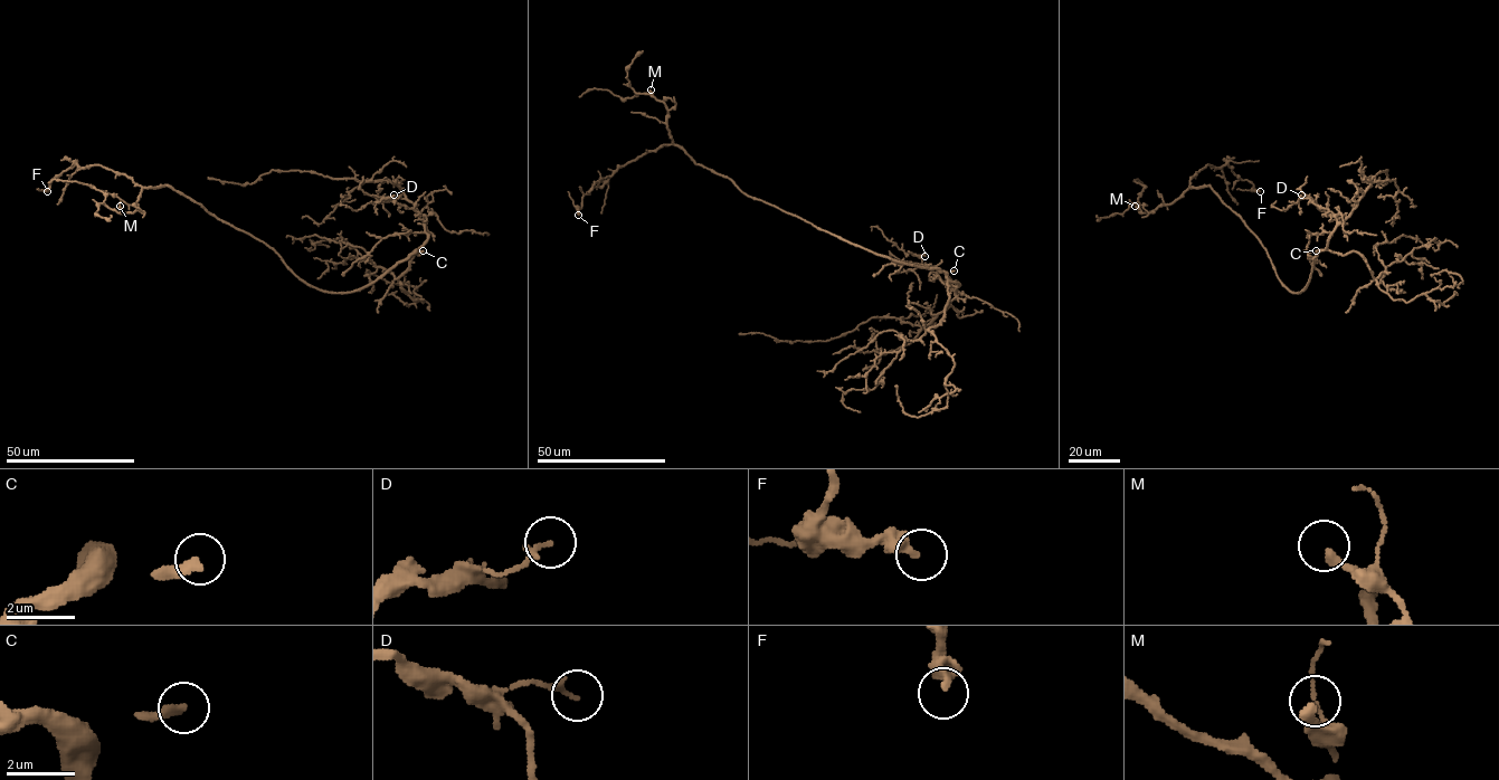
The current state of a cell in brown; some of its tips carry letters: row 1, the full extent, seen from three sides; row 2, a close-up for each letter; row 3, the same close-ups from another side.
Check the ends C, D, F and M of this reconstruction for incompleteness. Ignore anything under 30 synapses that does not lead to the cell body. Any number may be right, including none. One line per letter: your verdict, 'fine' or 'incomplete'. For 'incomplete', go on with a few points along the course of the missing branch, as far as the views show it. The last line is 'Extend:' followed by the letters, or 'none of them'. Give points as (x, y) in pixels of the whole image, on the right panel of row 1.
C: incomplete; missing branch runs (1316, 250), (1306, 238), (1311, 189), (1305, 180), (1289, 180), (1283, 184)
D: fine
F: fine
M: fine
Extend: C

